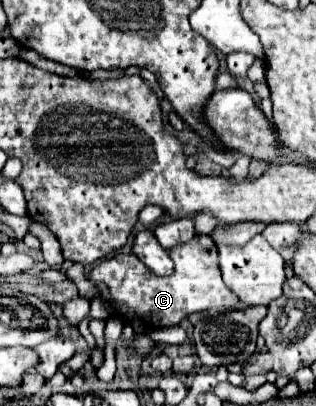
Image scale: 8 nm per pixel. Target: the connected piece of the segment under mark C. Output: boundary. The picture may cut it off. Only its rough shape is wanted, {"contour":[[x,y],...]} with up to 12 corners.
{"contour":[[197,234],[169,250],[175,272],[133,254],[93,268],[117,306],[147,328],[237,308],[217,246]]}

